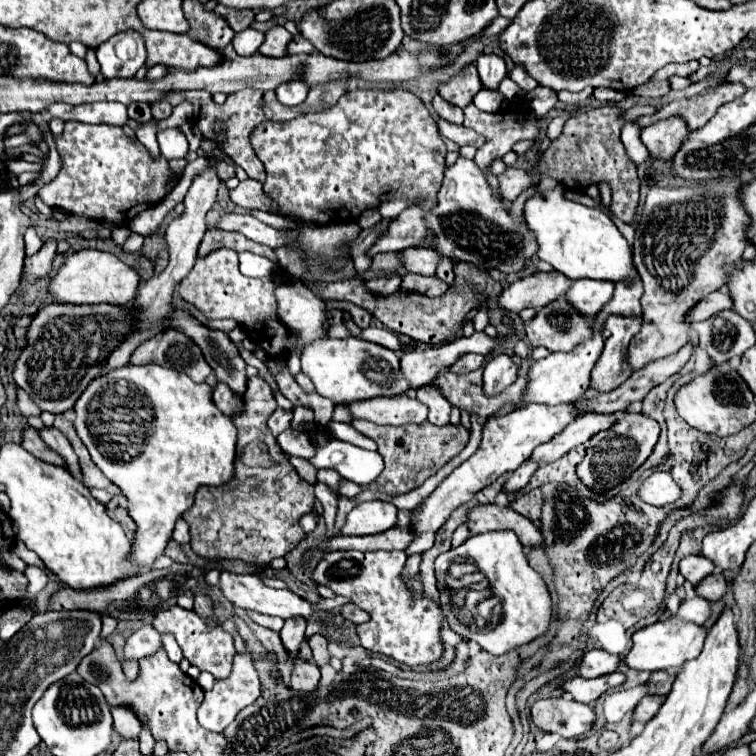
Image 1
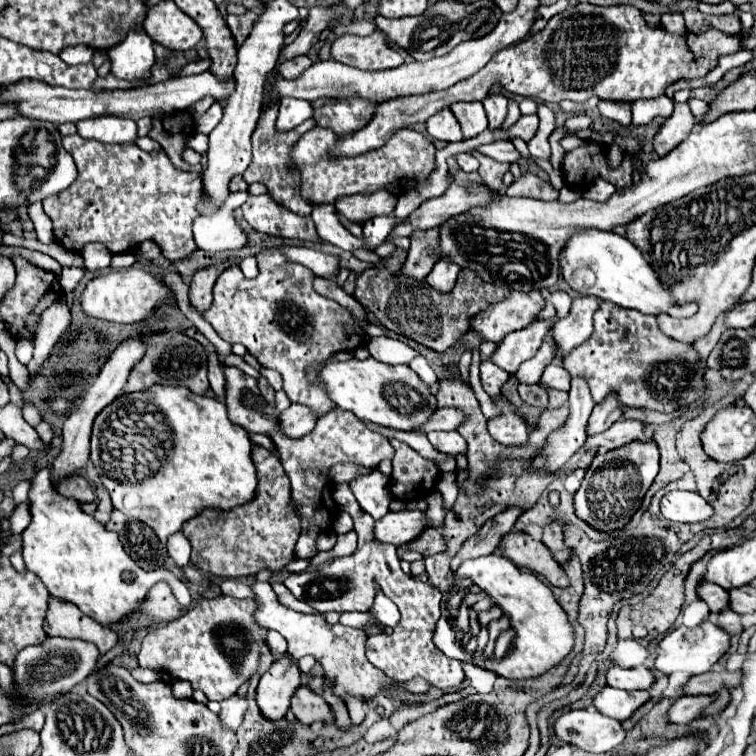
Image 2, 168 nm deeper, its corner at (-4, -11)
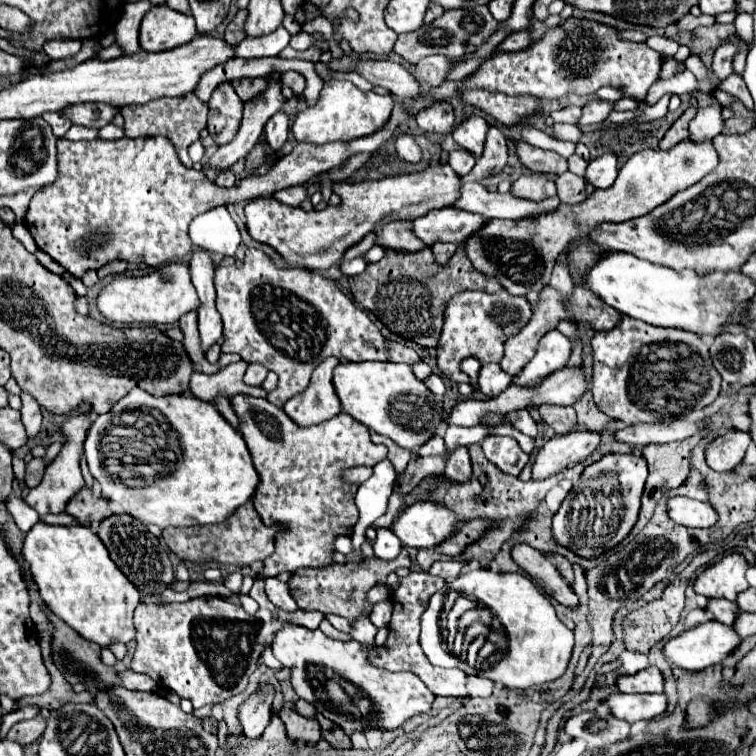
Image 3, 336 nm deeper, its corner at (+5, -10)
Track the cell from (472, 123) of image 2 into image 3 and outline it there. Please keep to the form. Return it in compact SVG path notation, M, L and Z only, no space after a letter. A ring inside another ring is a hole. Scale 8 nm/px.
M470 116L468 120L464 120L456 130L454 130L454 140L460 148L472 152L476 158L480 158L480 154L484 152L484 138L488 132L488 124L484 118L480 116Z

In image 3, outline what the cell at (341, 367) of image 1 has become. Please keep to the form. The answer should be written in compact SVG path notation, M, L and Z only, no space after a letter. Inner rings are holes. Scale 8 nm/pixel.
M346 362L338 364L334 368L334 388L342 402L342 410L350 414L354 420L362 422L376 434L388 436L402 448L418 448L428 438L432 438L438 430L438 426L444 422L444 406L442 400L436 400L436 396L426 388L424 382L420 382L412 368L408 364L394 364L394 362Z

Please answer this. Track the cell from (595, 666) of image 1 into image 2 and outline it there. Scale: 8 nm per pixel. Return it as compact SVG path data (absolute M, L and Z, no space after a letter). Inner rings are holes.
M611 665L605 671L605 679L609 687L617 687L617 689L649 689L653 683L653 673L647 667L633 667L633 669L621 669L617 665Z

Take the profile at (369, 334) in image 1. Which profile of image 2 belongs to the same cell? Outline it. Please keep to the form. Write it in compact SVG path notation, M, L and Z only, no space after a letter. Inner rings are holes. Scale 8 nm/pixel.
M417 355L415 359L411 359L409 363L407 363L427 385L435 385L435 381L437 381L437 375L435 375L435 371L429 367L429 363L425 361L425 357L423 355Z

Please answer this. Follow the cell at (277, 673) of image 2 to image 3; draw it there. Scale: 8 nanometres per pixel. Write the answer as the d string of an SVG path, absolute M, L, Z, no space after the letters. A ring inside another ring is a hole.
M260 686L256 694L252 694L238 712L238 720L242 726L242 734L246 738L258 738L270 722L270 704L274 700L272 686Z

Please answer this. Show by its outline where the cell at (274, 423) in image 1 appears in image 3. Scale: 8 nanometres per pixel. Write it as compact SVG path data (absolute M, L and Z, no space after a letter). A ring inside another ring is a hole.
M326 358L314 370L308 388L286 402L284 412L298 426L314 426L324 420L330 420L340 412L340 400L336 398L332 386L332 370L336 364L336 358Z

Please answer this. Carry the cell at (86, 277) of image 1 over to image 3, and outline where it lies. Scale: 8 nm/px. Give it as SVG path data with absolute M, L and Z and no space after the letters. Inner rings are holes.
M170 262L140 278L116 276L98 296L98 310L116 324L174 324L180 316L198 310L198 306L200 300L184 262Z

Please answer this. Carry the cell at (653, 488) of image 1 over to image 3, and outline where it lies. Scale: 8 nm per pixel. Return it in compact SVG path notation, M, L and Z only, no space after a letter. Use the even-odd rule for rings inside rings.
M674 496L668 500L670 518L688 528L712 528L718 520L716 510L708 502L698 502L686 496Z

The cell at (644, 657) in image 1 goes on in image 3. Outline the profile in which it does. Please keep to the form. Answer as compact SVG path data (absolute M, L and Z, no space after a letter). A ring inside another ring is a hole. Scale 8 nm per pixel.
M712 620L672 638L664 646L664 656L680 668L704 670L728 658L738 644L740 636L734 628Z

